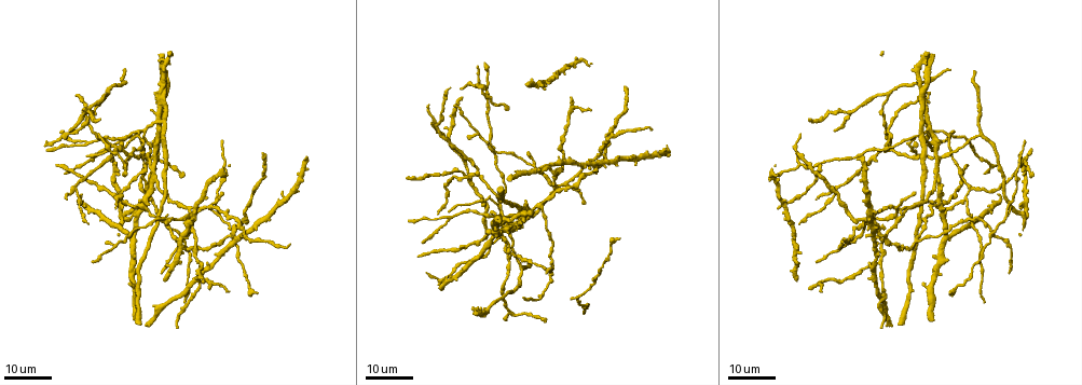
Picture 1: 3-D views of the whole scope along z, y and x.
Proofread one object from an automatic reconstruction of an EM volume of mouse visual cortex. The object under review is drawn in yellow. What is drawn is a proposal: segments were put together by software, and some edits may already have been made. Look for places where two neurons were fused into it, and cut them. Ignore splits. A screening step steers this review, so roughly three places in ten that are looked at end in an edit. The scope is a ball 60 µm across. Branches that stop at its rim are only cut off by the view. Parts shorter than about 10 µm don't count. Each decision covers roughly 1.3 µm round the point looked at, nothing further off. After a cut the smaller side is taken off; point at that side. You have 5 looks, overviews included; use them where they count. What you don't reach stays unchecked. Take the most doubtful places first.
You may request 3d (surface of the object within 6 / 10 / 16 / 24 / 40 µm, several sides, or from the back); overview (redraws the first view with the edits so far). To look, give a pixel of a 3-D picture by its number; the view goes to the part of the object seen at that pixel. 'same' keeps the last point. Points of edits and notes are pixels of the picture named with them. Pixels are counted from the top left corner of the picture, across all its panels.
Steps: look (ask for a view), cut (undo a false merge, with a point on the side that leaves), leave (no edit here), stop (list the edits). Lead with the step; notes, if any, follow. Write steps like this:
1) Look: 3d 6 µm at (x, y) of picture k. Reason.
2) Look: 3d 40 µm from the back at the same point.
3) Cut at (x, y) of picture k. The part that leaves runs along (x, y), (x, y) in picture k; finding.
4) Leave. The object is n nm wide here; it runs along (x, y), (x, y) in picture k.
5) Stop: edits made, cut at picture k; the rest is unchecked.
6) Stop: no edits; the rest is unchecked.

Look: 3d 16 µm at (1007, 209) of picture 1. Three-way junction.

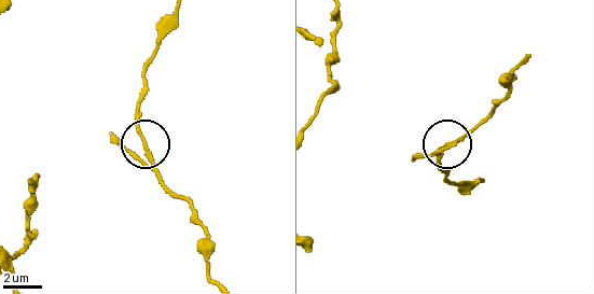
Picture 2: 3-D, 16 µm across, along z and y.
Look: 3d 10 µm at (146, 145) of picture 2. Closer look.

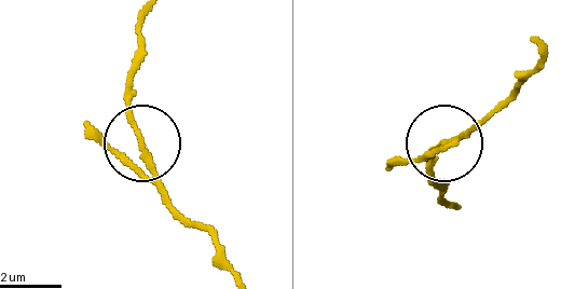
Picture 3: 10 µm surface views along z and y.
Look: 3d 10 µm from the back at (143, 145) of picture 3.

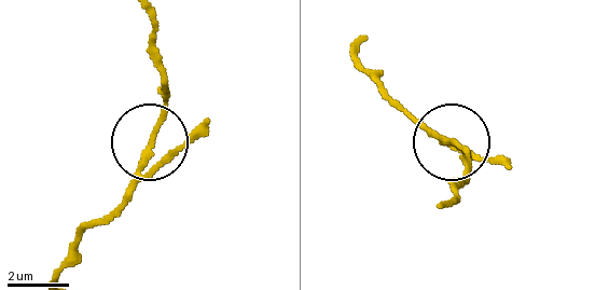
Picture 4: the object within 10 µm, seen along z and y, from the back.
Leave. The object is 160 nm wide here; one neuron here.

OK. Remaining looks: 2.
Look: 3d 24 µm at (152, 199) of picture 1. Small branch off a trunk.

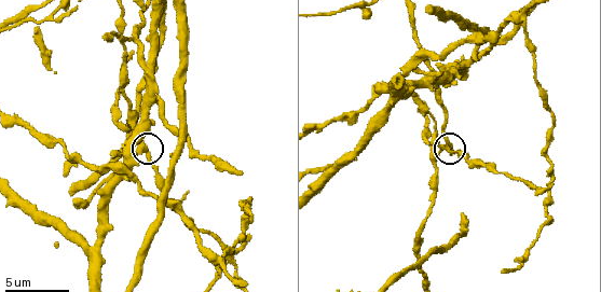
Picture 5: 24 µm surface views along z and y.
Look: 3d 6 µm at (145, 150) of picture 5.

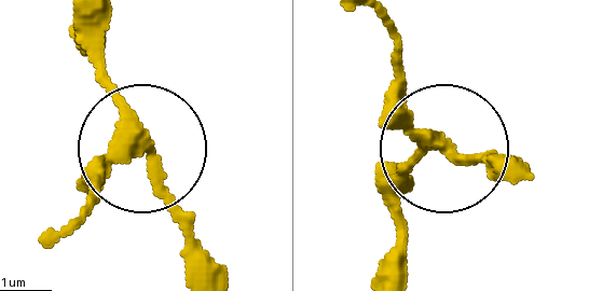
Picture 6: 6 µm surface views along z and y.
Leave. The side arm is 27 µm long; it runs along (73, 224), (134, 155), (163, 211), (223, 272) in picture 6; all the same neuron.

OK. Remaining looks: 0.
Stop: no edits; the rest is unchecked.

